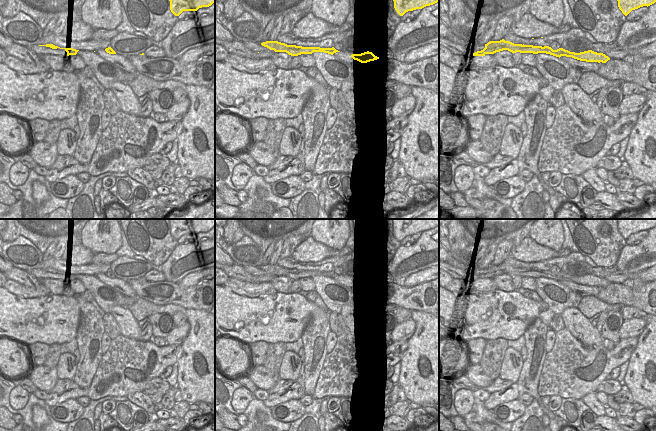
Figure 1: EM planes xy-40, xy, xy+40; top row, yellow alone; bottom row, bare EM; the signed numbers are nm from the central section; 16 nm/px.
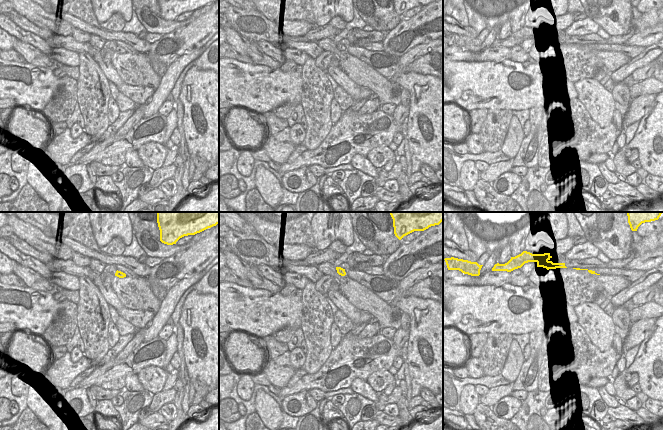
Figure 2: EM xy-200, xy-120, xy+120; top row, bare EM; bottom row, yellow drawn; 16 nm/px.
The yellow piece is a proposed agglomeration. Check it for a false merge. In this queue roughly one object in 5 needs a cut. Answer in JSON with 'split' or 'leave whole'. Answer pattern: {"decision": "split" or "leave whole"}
{"decision": "leave whole"}

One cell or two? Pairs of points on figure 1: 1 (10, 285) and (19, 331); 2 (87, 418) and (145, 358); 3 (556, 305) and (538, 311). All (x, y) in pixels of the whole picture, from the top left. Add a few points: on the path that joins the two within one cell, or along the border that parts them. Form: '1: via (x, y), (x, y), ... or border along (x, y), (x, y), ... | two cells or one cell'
1: border along (10, 292), (25, 298), (35, 297) | two cells
2: border along (91, 399), (96, 400) | two cells
3: border along (548, 306), (555, 314) | two cells

